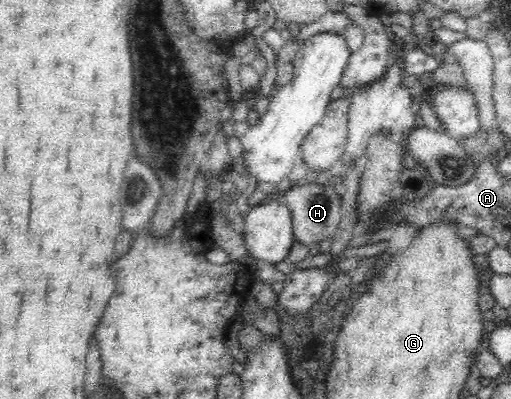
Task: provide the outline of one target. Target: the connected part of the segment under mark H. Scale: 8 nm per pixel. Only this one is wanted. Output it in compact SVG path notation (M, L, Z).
M301 182L294 185L288 193L283 194L281 199L291 211L293 238L297 243L310 249L313 245L319 245L336 233L342 217L342 200L339 200L335 194L333 185Z

